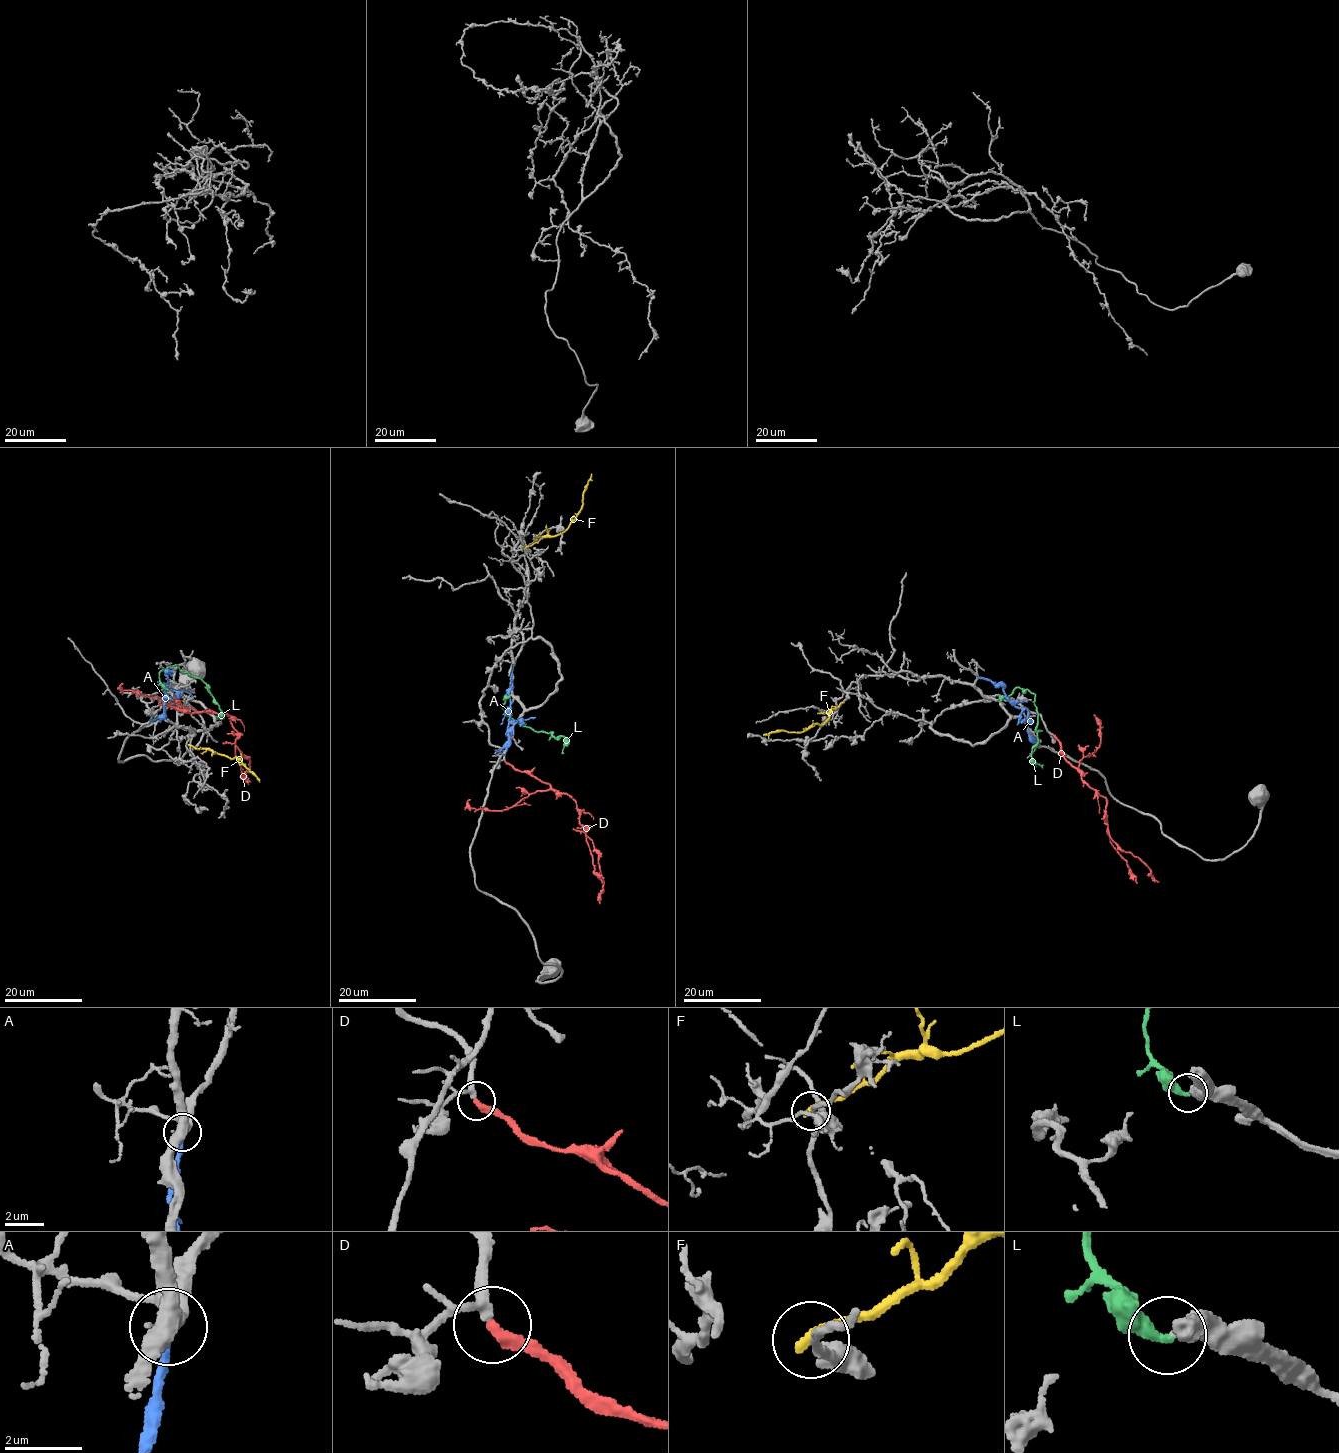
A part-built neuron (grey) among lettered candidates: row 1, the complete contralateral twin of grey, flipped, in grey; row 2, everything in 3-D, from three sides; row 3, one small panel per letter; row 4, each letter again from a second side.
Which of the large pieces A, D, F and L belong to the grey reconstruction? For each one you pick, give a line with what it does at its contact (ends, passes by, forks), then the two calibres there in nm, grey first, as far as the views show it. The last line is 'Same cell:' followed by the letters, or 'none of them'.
D: it ends; calibres 220 and 300 nm
Same cell: D

